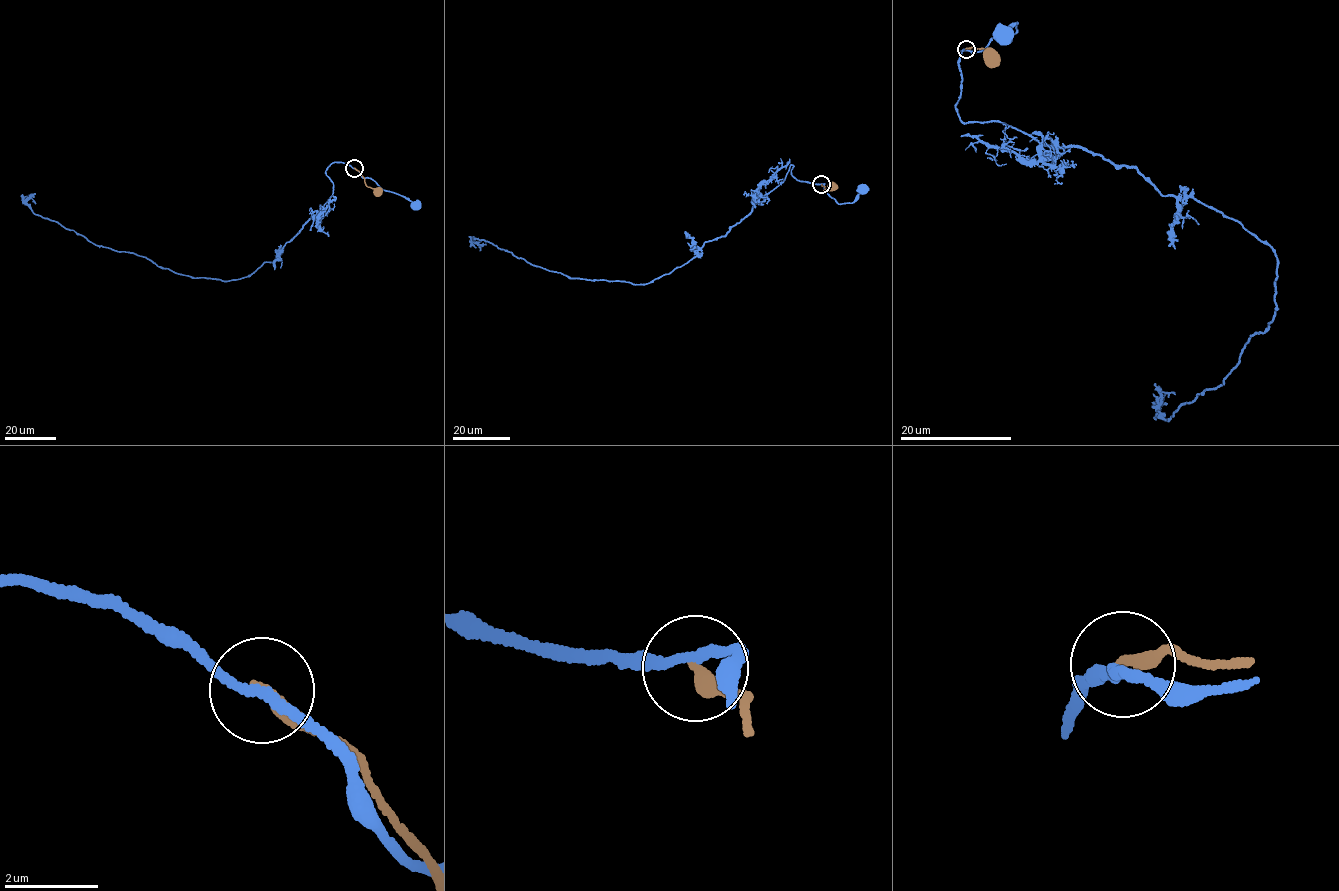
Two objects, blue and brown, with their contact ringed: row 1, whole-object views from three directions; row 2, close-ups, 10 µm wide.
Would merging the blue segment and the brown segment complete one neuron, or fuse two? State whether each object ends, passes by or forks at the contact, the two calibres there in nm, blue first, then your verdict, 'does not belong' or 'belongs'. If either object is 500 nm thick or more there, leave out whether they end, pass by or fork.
blue passes by; brown ends there; 190 nm thick on the blue side, 300 nm on the other; does not belong

